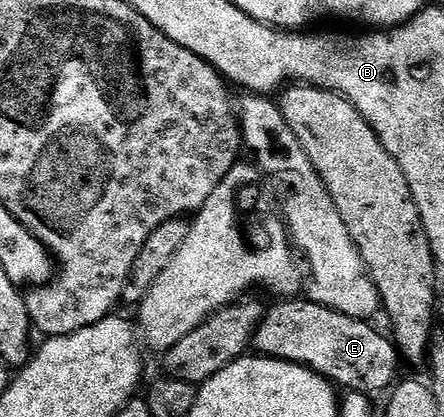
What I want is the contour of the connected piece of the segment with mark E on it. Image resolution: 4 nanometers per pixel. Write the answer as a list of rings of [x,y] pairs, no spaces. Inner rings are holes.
[[[281,299],[273,304],[277,305],[270,304],[266,308],[265,317],[259,323],[257,334],[253,337],[252,348],[260,356],[306,365],[333,382],[334,386],[350,393],[384,394],[398,380],[397,372],[400,371],[401,365],[403,366],[403,358],[397,346],[393,344],[392,336],[385,334],[384,337],[373,323],[351,319],[351,315],[339,315],[339,311],[331,311],[331,307],[323,307],[308,299]]]

